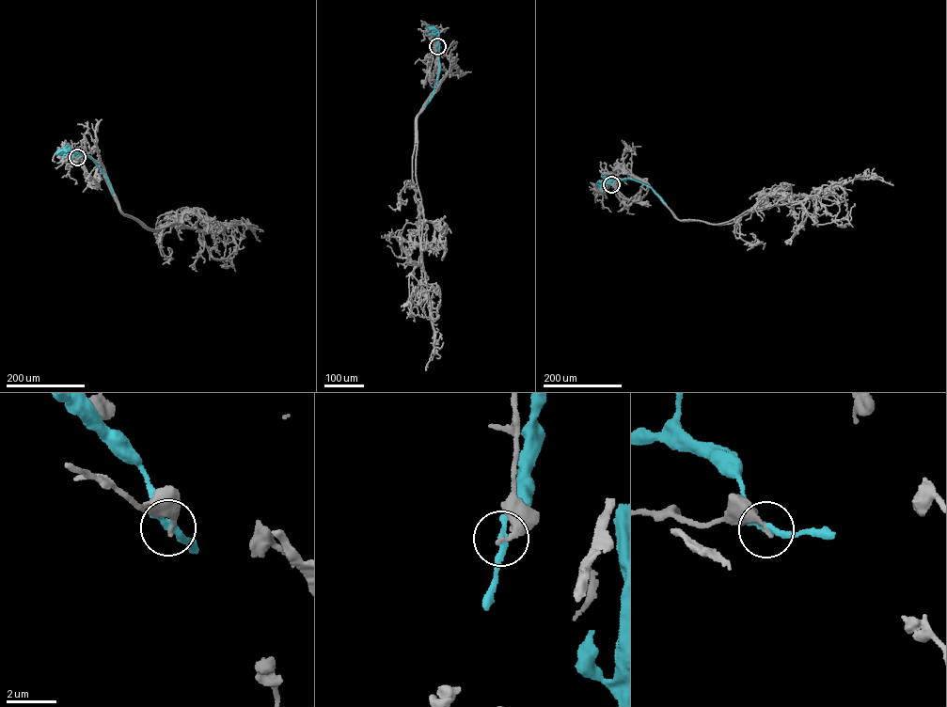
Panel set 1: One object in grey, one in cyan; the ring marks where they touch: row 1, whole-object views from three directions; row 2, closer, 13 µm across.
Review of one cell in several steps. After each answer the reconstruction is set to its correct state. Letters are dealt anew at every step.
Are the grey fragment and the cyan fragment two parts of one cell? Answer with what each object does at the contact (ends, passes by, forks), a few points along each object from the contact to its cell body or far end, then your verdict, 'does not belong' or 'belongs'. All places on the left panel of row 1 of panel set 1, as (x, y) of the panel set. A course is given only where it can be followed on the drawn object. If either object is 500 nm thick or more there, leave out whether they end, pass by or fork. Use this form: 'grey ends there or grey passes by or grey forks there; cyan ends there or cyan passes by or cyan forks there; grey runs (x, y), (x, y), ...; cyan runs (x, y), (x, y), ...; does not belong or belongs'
grey ends there; cyan passes by; grey runs (77, 157), (72, 155), (88, 156), (97, 165), (98, 162), (101, 162), (95, 179), (98, 185); cyan runs (77, 157), (75, 154), (80, 153), (92, 159), (114, 194); does not belong

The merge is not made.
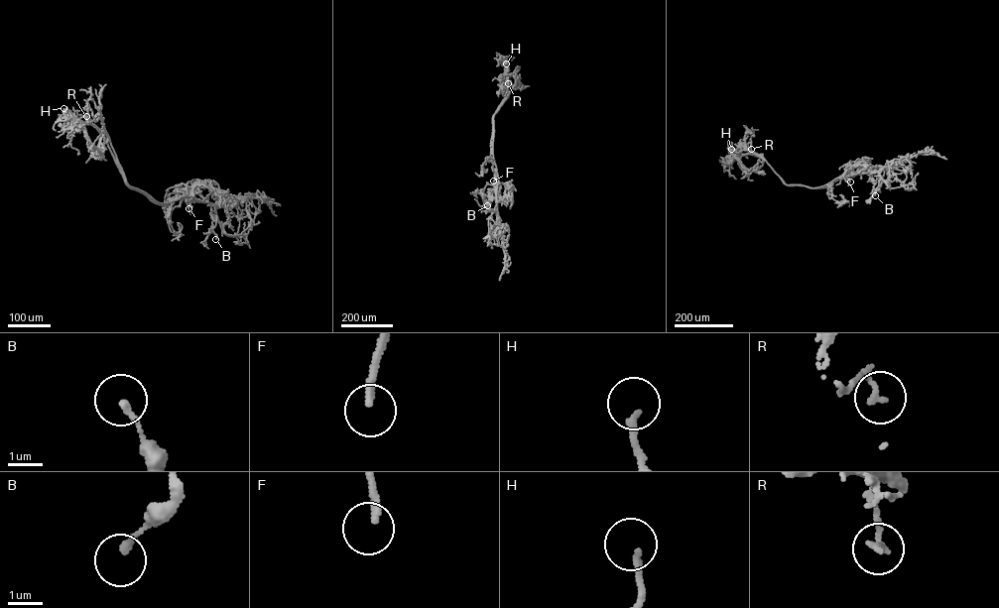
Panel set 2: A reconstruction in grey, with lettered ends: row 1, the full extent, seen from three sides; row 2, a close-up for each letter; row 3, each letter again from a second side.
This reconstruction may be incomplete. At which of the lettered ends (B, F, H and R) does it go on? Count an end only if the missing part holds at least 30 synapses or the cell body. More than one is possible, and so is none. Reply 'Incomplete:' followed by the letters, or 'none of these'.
Incomplete: F

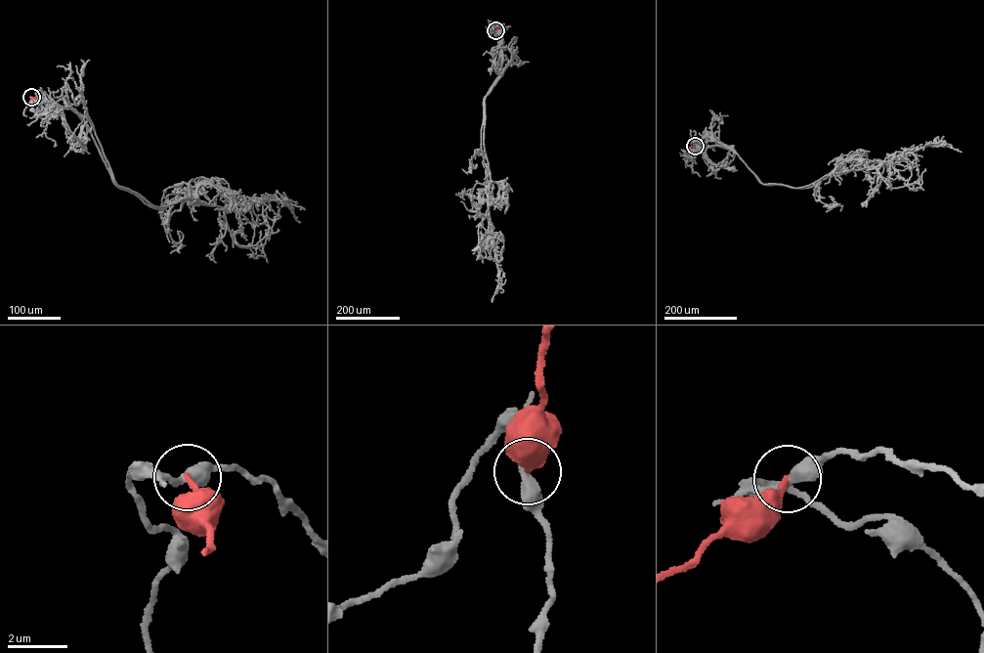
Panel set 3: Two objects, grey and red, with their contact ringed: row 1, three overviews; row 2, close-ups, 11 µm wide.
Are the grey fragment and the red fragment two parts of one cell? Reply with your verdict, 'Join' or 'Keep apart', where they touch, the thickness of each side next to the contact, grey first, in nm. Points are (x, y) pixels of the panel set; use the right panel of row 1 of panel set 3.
Keep apart. Place: (695, 146). Thickness 360 nm (grey) against 280 nm

